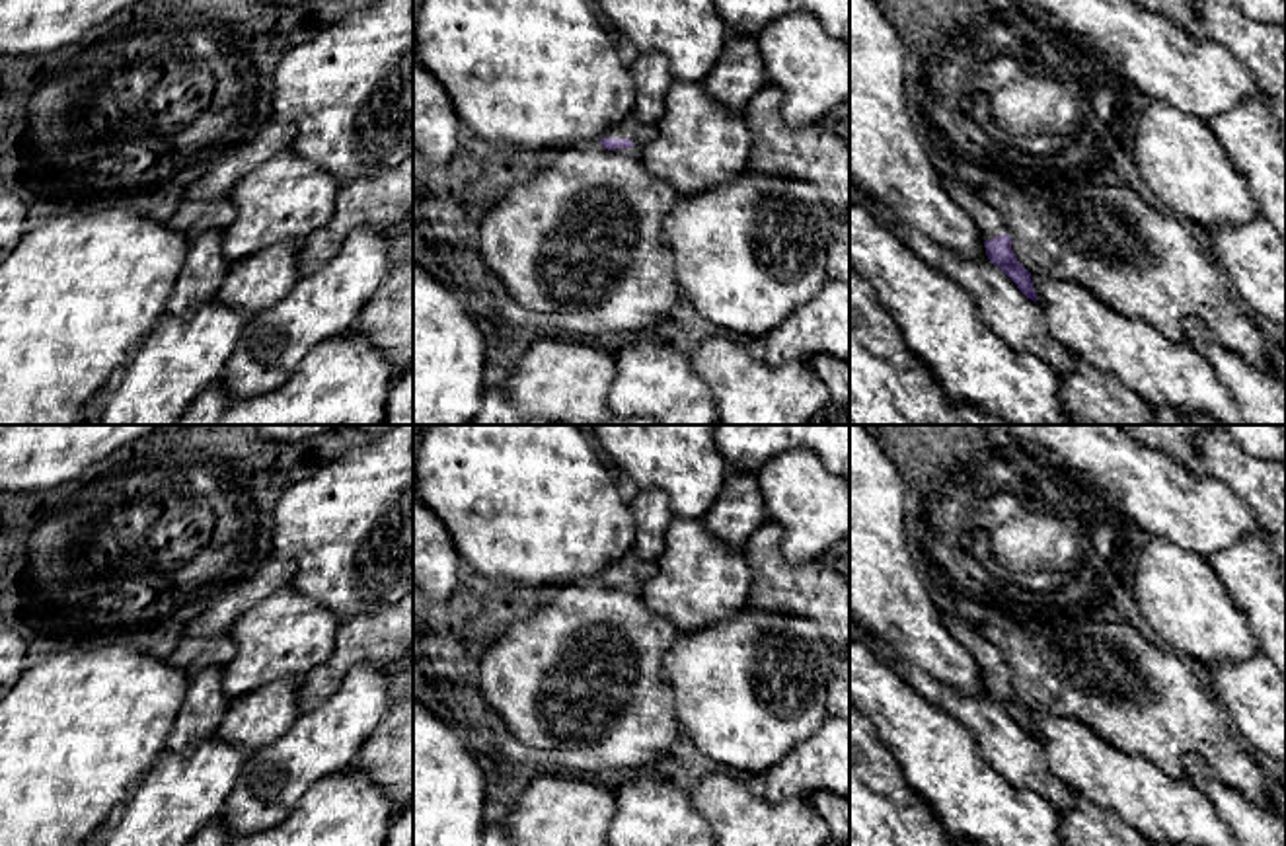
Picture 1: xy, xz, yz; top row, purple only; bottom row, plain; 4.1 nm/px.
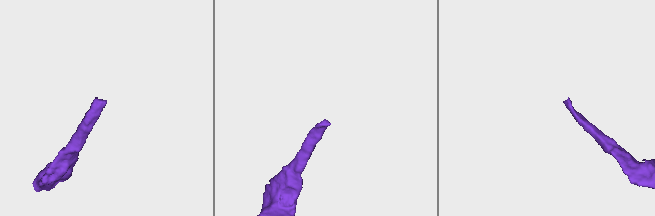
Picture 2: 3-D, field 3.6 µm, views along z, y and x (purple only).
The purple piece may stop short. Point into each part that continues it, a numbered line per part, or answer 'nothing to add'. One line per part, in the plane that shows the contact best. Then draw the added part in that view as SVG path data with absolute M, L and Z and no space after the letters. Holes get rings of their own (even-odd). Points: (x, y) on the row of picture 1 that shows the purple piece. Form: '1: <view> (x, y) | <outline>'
1: xz (640, 133) | M627 117L616 125L610 125L602 138L629 138L635 146L643 146L651 140L655 140L659 135L659 123L639 123L637 119L633 117Z

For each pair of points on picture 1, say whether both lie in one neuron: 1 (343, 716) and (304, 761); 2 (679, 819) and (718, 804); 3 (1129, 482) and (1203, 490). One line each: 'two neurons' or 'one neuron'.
1: one neuron
2: two neurons
3: one neuron

